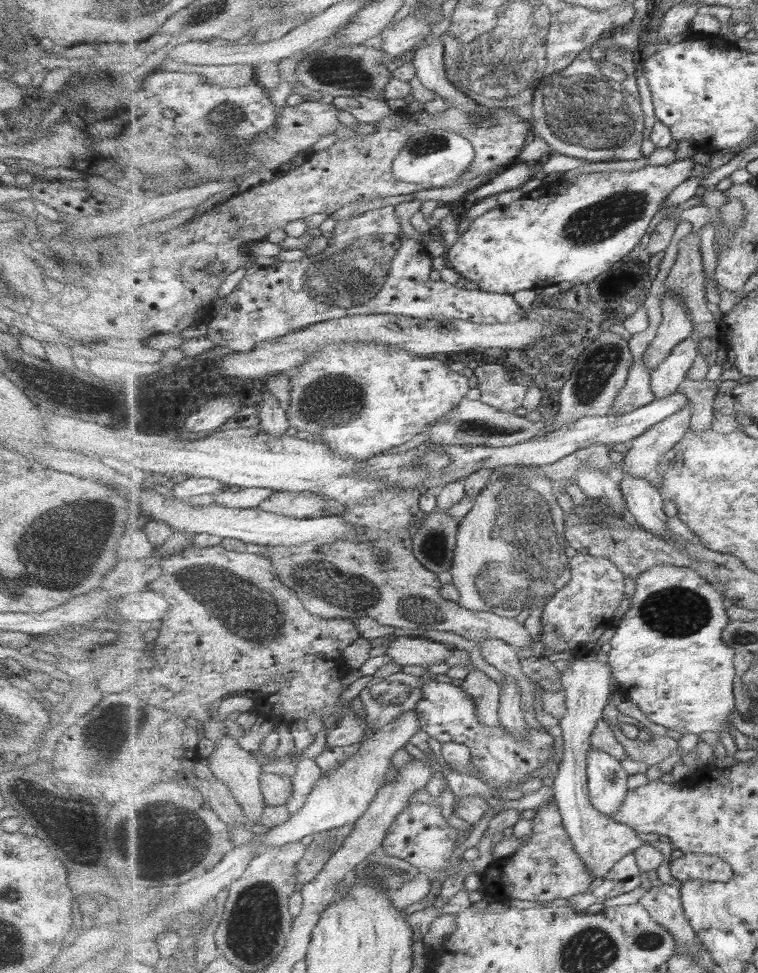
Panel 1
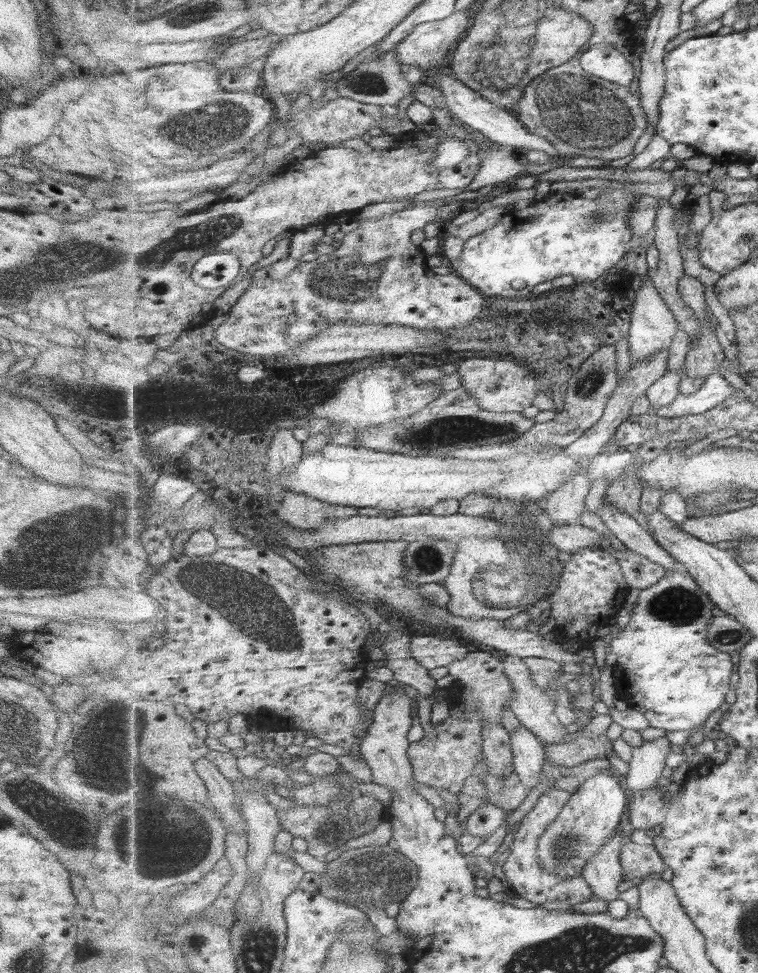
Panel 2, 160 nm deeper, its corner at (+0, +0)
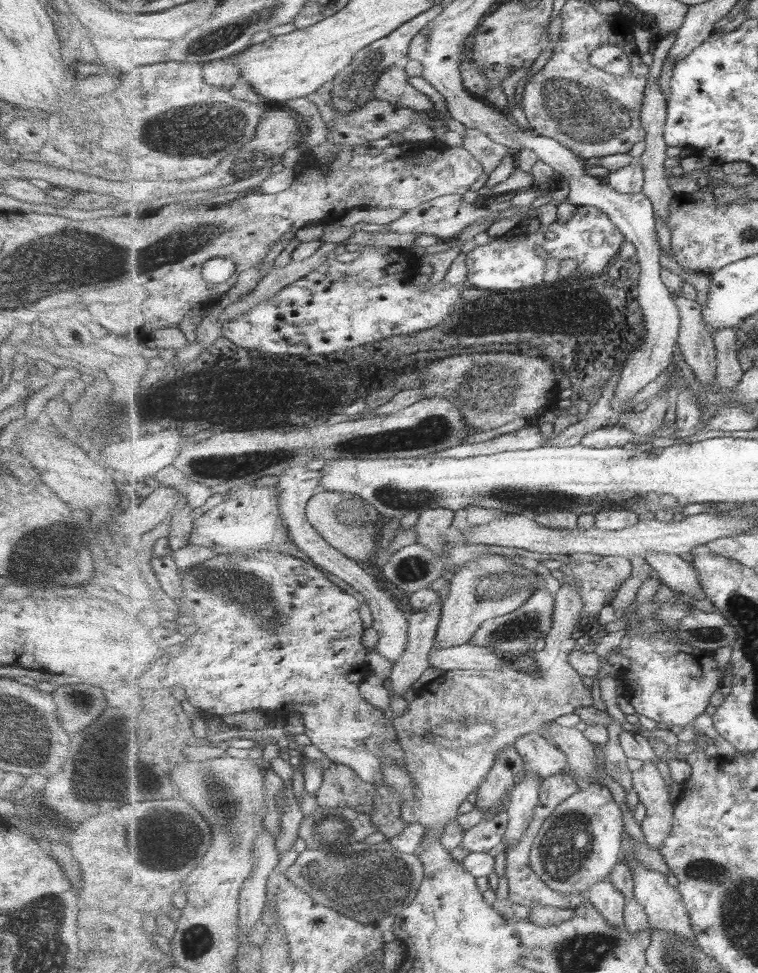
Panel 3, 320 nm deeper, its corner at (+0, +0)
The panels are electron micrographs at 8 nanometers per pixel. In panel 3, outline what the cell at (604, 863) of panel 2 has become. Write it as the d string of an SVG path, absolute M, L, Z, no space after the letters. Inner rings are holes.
M610 877L603 882L598 882L595 887L589 889L587 902L594 904L599 912L608 920L611 926L625 928L625 904L627 900L623 893L617 890Z

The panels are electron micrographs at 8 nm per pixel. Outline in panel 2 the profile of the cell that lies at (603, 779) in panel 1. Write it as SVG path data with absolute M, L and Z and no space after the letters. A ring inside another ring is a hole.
M598 774L579 783L561 814L540 836L538 856L541 868L558 876L580 874L590 860L598 855L600 848L612 842L628 806L625 789L614 774Z

